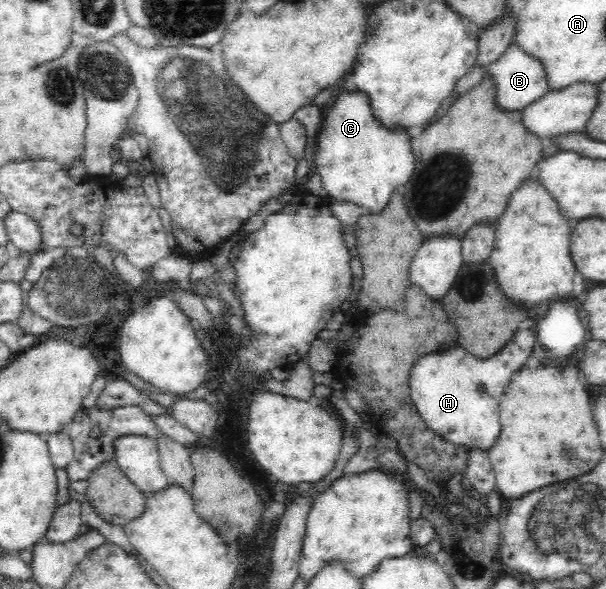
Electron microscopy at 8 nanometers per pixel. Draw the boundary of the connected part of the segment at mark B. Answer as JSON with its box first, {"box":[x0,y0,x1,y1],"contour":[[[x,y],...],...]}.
{"box":[485,28,550,112],"contour":[[[515,28],[515,32],[513,33],[513,42],[504,51],[504,54],[495,62],[485,66],[486,73],[496,87],[495,106],[505,112],[521,111],[531,103],[536,103],[537,99],[542,98],[542,96],[545,96],[550,91],[547,87],[547,80],[545,80],[544,67],[542,67],[540,61],[528,57],[526,52],[518,49],[518,45],[516,45],[516,31],[517,28]]]}

